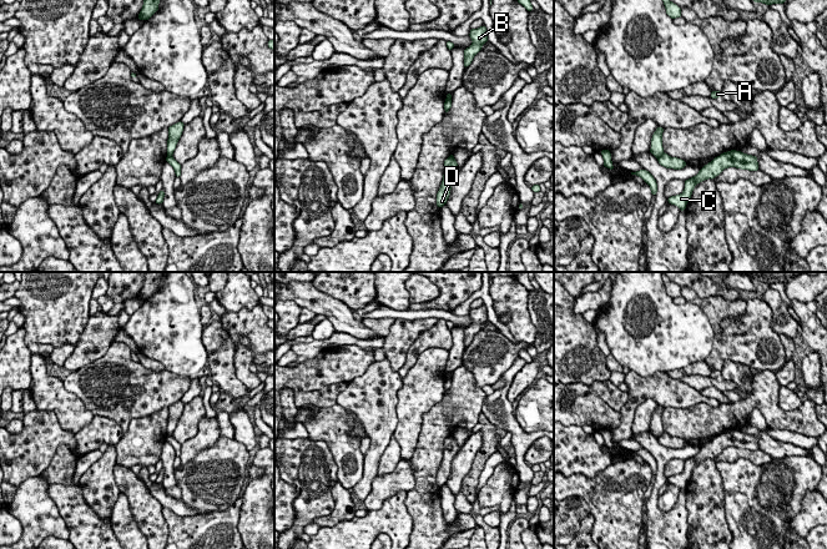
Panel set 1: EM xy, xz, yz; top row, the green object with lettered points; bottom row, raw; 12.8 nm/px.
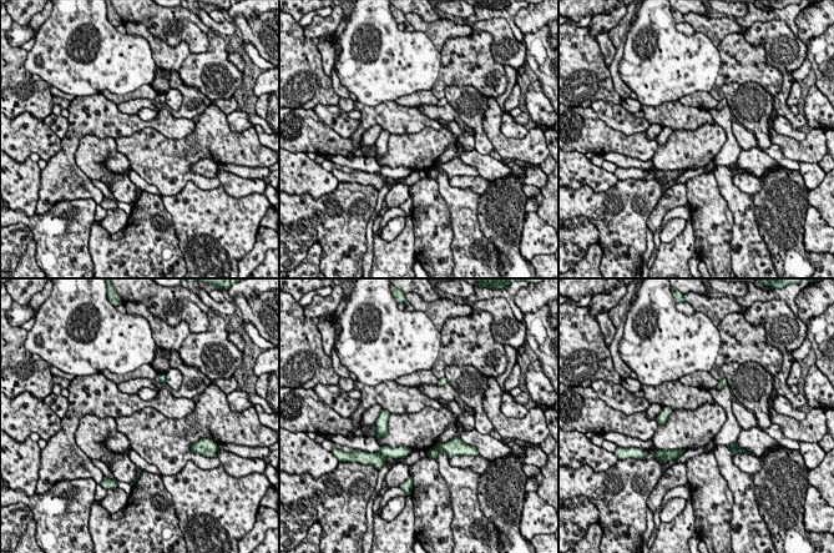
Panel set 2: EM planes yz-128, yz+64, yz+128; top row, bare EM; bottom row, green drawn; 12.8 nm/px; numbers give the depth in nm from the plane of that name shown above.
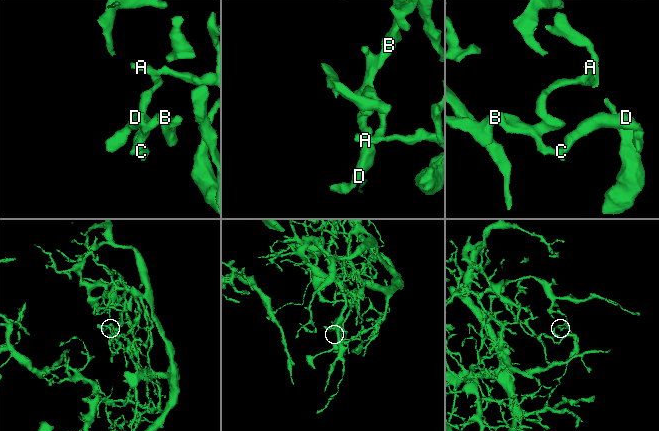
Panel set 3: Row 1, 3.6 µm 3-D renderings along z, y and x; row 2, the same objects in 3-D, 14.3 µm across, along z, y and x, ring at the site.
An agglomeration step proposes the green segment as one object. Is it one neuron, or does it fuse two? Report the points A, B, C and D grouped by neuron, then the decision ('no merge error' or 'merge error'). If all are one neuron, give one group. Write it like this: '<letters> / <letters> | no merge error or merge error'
A / B C D | merge error

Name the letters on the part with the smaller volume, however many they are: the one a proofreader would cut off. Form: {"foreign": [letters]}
{"foreign": ["A"]}

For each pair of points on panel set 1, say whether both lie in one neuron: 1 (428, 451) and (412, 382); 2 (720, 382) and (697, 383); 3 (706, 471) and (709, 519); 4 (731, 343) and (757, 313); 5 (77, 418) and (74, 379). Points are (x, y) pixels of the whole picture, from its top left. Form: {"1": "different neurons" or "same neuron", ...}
{"1": "different neurons", "2": "same neuron", "3": "same neuron", "4": "same neuron", "5": "different neurons"}

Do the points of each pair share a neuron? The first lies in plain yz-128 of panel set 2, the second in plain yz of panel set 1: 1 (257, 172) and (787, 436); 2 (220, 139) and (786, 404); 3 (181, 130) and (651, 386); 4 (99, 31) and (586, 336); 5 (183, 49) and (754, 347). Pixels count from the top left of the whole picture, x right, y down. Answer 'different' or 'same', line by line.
1: same
2: different
3: same
4: different
5: different

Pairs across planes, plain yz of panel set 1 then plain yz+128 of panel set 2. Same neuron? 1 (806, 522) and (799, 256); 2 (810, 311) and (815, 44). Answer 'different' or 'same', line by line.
1: different
2: same

